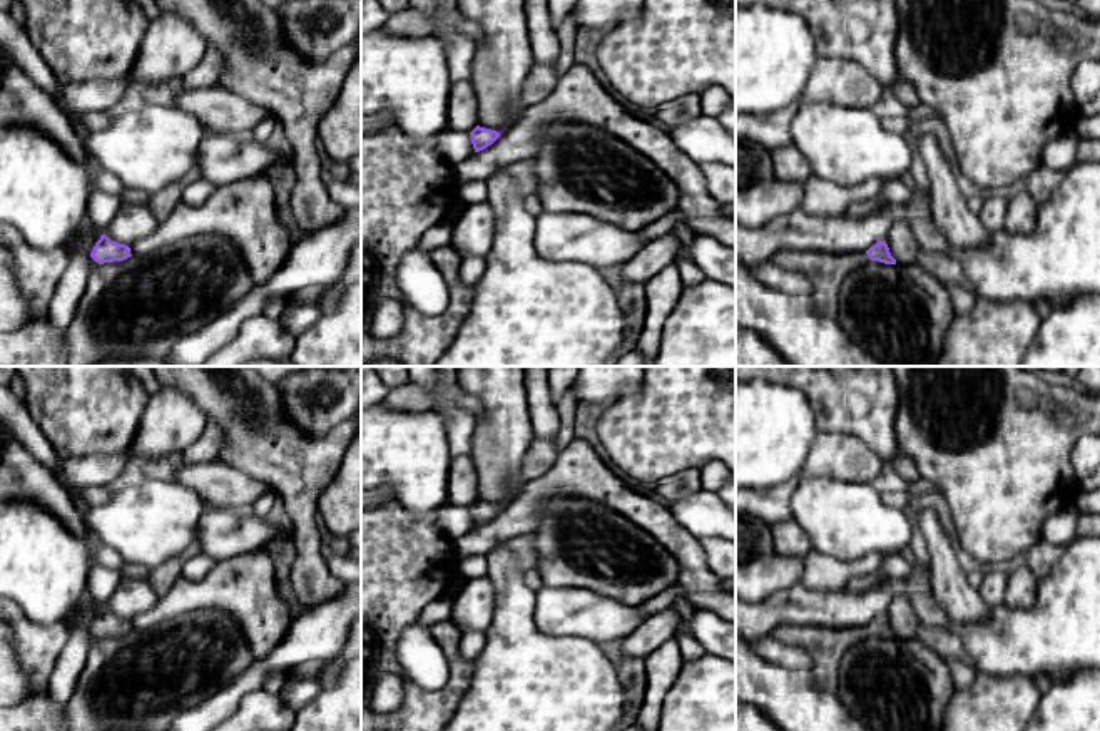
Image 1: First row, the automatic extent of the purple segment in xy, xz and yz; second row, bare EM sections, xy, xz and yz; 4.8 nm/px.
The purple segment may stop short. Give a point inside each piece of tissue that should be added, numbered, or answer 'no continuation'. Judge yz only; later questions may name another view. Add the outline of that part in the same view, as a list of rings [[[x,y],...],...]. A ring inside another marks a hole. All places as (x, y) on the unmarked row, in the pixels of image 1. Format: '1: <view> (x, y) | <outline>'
1: yz (826, 646) | [[[779,626],[771,636],[784,644],[806,649],[814,657],[817,684],[828,693],[836,693],[843,654],[871,634],[866,626],[848,629]]]

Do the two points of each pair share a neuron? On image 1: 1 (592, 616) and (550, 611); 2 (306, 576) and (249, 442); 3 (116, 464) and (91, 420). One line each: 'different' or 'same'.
1: same
2: same
3: different

